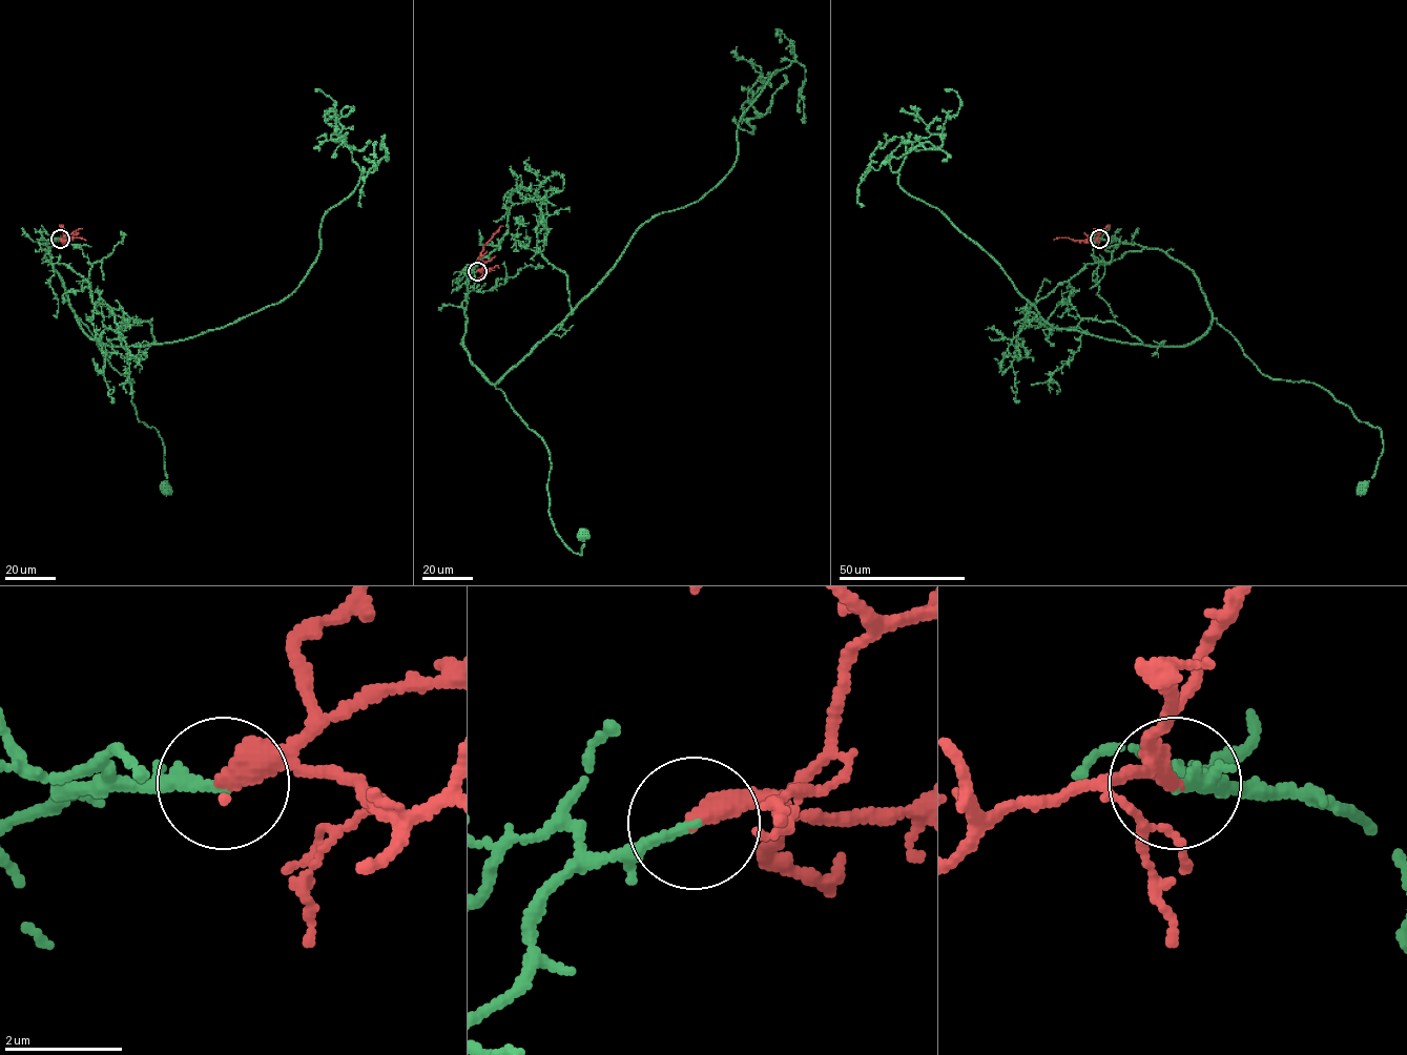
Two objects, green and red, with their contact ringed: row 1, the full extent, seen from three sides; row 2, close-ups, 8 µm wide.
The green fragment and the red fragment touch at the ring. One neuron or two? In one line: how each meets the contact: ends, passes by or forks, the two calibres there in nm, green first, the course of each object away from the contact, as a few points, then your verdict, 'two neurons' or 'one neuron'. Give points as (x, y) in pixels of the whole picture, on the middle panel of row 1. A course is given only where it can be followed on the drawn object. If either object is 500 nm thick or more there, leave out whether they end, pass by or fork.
green ends there; red ends there; 180 nm thick on the green side, 400 nm on the other; green runs (477, 270), (466, 282), (462, 345), (469, 358), (545, 445), (551, 518), (562, 541), (581, 555), (581, 535); red runs (477, 270), (484, 263), (481, 255), (483, 246), (502, 225); one neuron

